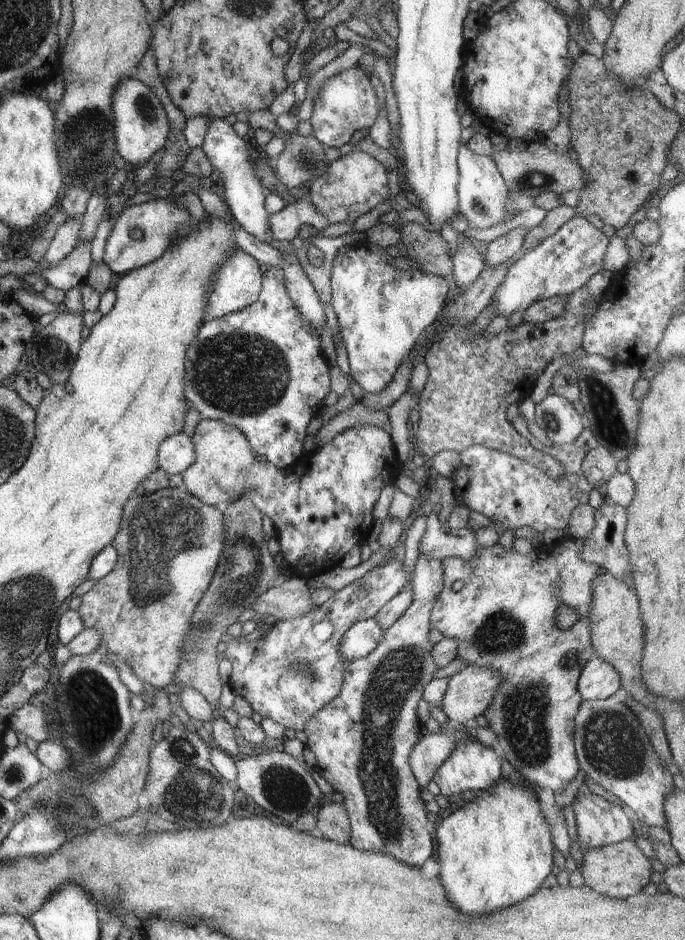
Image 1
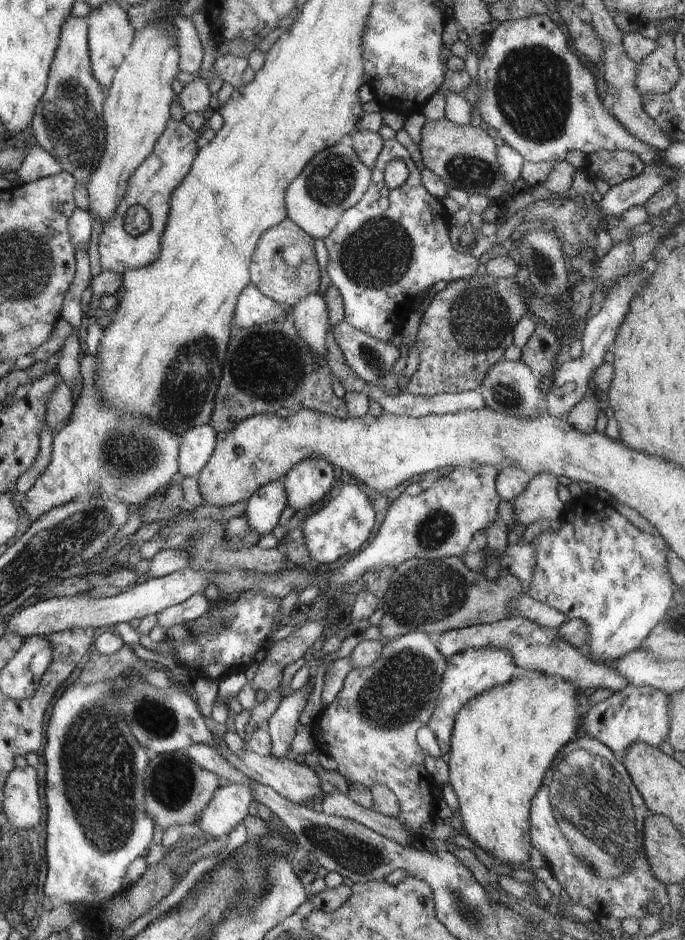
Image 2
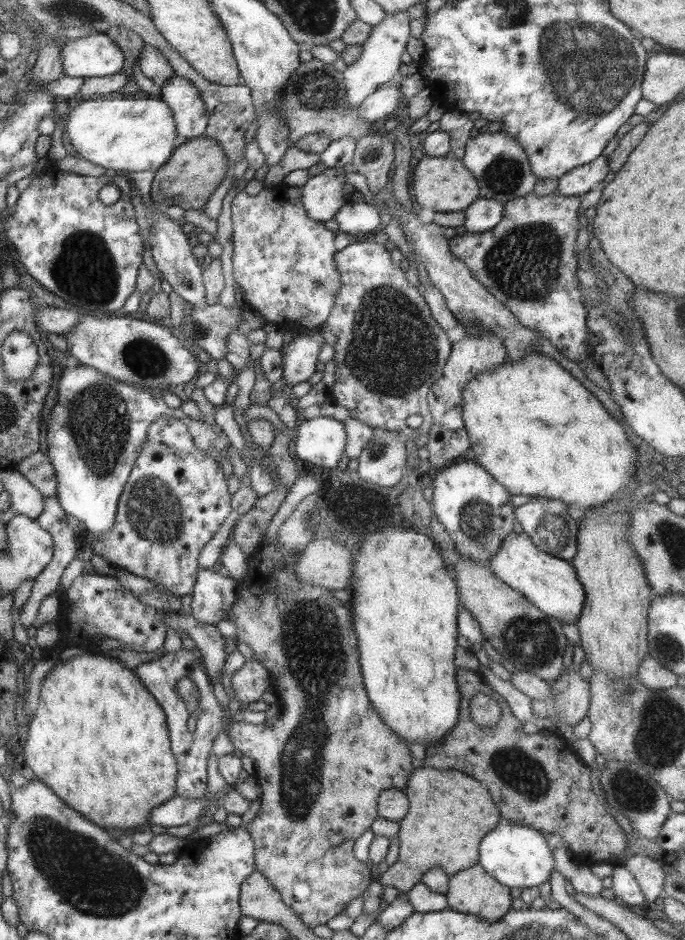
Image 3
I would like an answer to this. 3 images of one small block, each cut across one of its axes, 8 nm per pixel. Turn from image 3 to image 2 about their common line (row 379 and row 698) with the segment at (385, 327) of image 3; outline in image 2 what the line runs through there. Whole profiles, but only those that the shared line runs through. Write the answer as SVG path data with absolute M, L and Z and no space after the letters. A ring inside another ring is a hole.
M421 631L407 633L406 635L402 635L400 638L396 638L396 640L392 641L383 639L382 642L383 648L380 658L378 658L378 660L376 660L376 662L374 662L372 665L363 668L354 667L351 672L348 672L348 675L343 683L343 688L336 694L336 699L334 700L333 704L322 710L321 716L314 727L314 730L318 733L317 736L319 740L319 744L316 746L316 748L318 748L321 753L325 753L326 755L332 757L338 763L338 772L344 776L349 783L362 784L368 788L377 783L388 786L388 789L392 790L392 792L396 794L401 807L401 812L398 814L398 816L396 816L396 818L398 818L400 825L406 831L413 833L414 838L408 842L408 844L412 844L412 842L418 836L421 838L424 836L424 834L421 834L423 825L433 820L433 818L436 816L437 800L432 792L434 781L425 768L425 752L418 745L417 733L422 726L429 724L430 718L433 716L434 710L437 706L438 690L441 688L441 681L446 673L447 663L449 660L440 653L440 650L437 648L432 638Z

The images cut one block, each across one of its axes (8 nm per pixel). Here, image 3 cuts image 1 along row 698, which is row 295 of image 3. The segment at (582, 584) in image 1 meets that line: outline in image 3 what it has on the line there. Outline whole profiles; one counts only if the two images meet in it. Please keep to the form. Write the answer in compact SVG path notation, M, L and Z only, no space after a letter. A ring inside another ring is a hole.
M557 190L538 197L533 192L506 201L503 205L502 220L493 230L481 233L466 231L462 236L455 235L449 239L448 248L452 254L464 262L472 276L476 278L504 307L514 315L522 326L530 330L541 332L552 344L564 354L568 360L577 364L589 361L592 349L586 340L588 329L586 326L586 307L580 294L577 271L580 269L581 259L576 253L578 232L581 224L578 216L582 209L582 197L566 197Z

